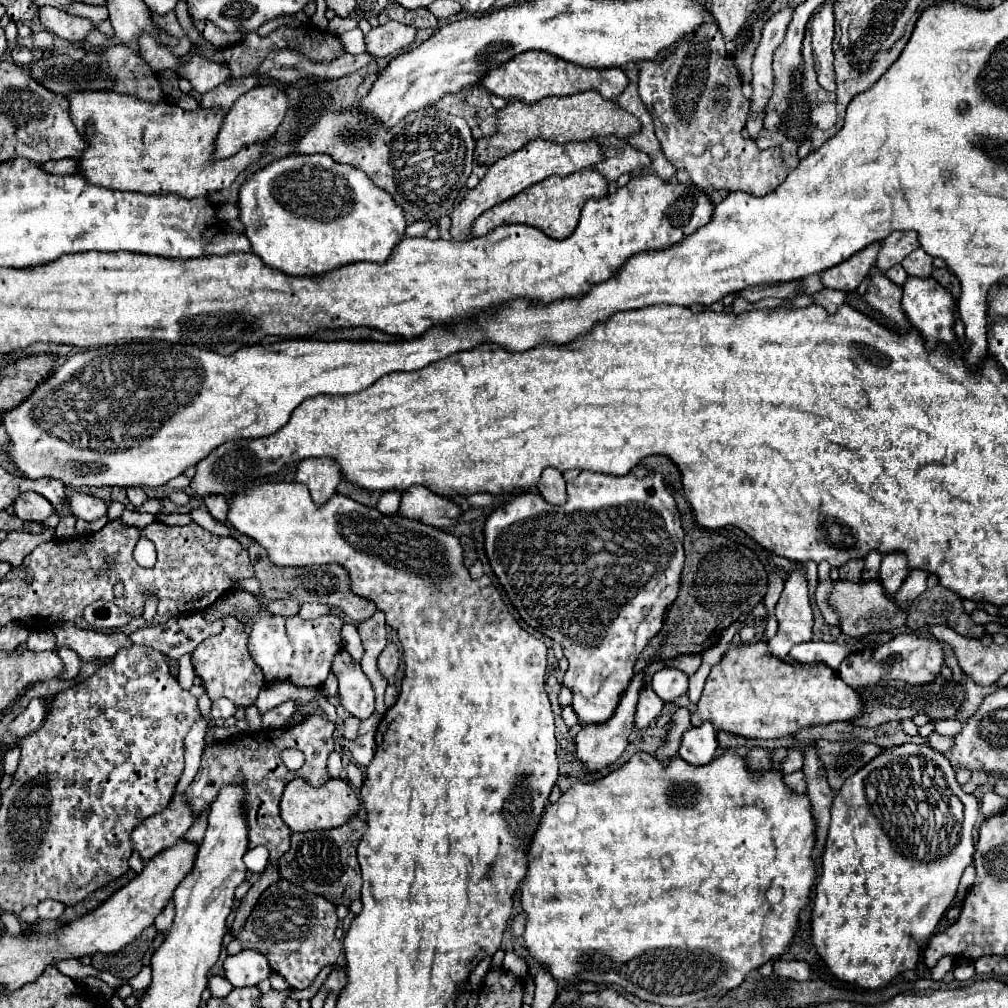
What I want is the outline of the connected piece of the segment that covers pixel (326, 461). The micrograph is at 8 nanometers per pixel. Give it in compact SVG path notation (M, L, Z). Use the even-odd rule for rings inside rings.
M329 457L303 459L297 465L295 481L305 483L309 487L315 503L323 505L337 491L337 485L341 483L339 465L335 465L335 461L331 461Z

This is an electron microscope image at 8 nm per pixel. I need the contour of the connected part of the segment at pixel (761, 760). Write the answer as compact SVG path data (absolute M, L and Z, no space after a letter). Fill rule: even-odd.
M751 749L747 755L747 763L751 765L751 769L757 773L763 773L763 769L771 769L771 761L769 761L769 751L767 749Z

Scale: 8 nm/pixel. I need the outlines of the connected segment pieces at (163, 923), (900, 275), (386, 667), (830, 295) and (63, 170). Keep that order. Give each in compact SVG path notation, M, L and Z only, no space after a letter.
M173 899L165 905L165 909L157 915L157 919L155 919L155 927L157 927L157 931L163 931L165 935L169 933L169 929L171 929L171 923L173 923L173 913L175 913L175 907L173 907Z
M895 265L895 267L887 269L887 271L885 271L885 275L887 275L895 285L903 285L903 283L905 283L905 279L907 279L907 273L905 273L905 269L903 269L901 265Z
M389 643L383 653L379 655L379 671L383 673L385 679L393 677L397 673L397 667L399 667L399 661L401 661L401 655L399 655L399 649L395 643Z
M821 289L817 293L811 295L815 305L825 307L829 313L835 313L839 309L839 305L843 305L845 301L845 293L843 291L835 291L835 289Z
M59 159L59 161L47 161L47 163L43 163L43 169L47 169L49 173L69 175L69 173L77 173L79 163L77 163L77 159Z

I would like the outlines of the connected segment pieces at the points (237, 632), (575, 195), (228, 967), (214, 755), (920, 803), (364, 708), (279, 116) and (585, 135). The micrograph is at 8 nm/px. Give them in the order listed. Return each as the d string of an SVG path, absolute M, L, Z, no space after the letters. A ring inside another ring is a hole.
M225 617L225 627L219 635L207 637L203 643L197 645L197 649L191 655L195 673L201 677L203 687L207 695L215 701L219 697L231 699L237 707L249 707L255 703L255 697L265 685L261 669L255 665L255 661L249 657L247 651L247 633L243 625L235 617Z
M583 169L583 171L567 175L563 179L561 177L547 177L541 183L527 187L527 191L521 191L519 195L485 211L473 223L473 237L485 235L505 223L525 223L525 225L539 227L545 235L549 235L553 239L565 239L575 231L575 227L579 223L579 213L581 213L585 201L589 197L597 197L597 199L603 197L607 193L607 185L609 185L609 181L603 175L599 175L595 169Z
M243 949L237 955L227 955L223 961L223 971L225 979L233 987L253 987L259 981L267 979L271 973L267 957L263 957L263 953L247 949Z
M309 715L303 723L287 729L261 729L233 735L225 741L205 745L199 773L193 783L185 789L187 805L191 805L193 817L211 809L211 803L219 795L219 789L227 783L239 781L247 785L247 829L249 829L249 847L265 845L269 849L269 861L277 861L291 847L291 831L279 817L279 799L289 781L303 777L307 783L319 787L329 781L327 775L327 757L333 751L333 733L335 723L329 723L321 715ZM287 747L301 749L305 753L305 765L299 771L289 771L281 761L281 751Z
M907 743L907 745L883 749L873 761L869 761L863 769L859 769L855 775L851 775L843 783L843 787L835 795L835 801L831 807L831 825L829 825L829 835L827 835L827 843L825 843L825 851L823 851L823 859L821 859L823 869L821 869L821 877L817 881L813 909L811 909L811 935L813 935L815 951L837 979L853 983L861 989L881 989L891 979L895 979L899 973L903 973L907 969L915 969L923 945L935 933L935 927L937 927L941 915L947 911L947 907L951 905L951 901L957 893L957 885L959 885L959 879L961 879L965 867L969 867L973 863L973 851L975 851L973 827L975 827L977 819L979 819L979 801L973 795L967 795L959 787L959 783L955 779L955 771L953 771L951 763L947 763L947 757L943 753L931 749L929 745ZM951 797L957 797L963 805L959 815L953 813Z
M339 651L333 659L331 671L339 679L339 697L341 705L355 715L357 719L367 719L377 713L375 693L371 681L361 671L361 665L351 659L347 651Z
M277 85L253 87L243 97L239 97L239 101L235 101L231 111L227 113L225 123L223 123L223 127L217 135L217 141L215 141L215 157L225 159L225 157L235 155L243 145L265 143L267 139L273 137L273 133L279 127L279 123L283 121L287 109L289 109L289 101L287 101L285 89L279 89Z
M583 91L577 95L565 95L565 97L545 97L535 103L523 103L523 101L511 101L503 109L499 109L499 131L491 137L479 139L475 147L475 163L479 165L491 165L497 159L519 151L533 139L547 139L553 143L567 143L567 141L585 141L595 139L601 135L617 135L621 139L627 139L629 135L639 133L641 125L639 119L621 109L615 101L599 97L599 93Z

